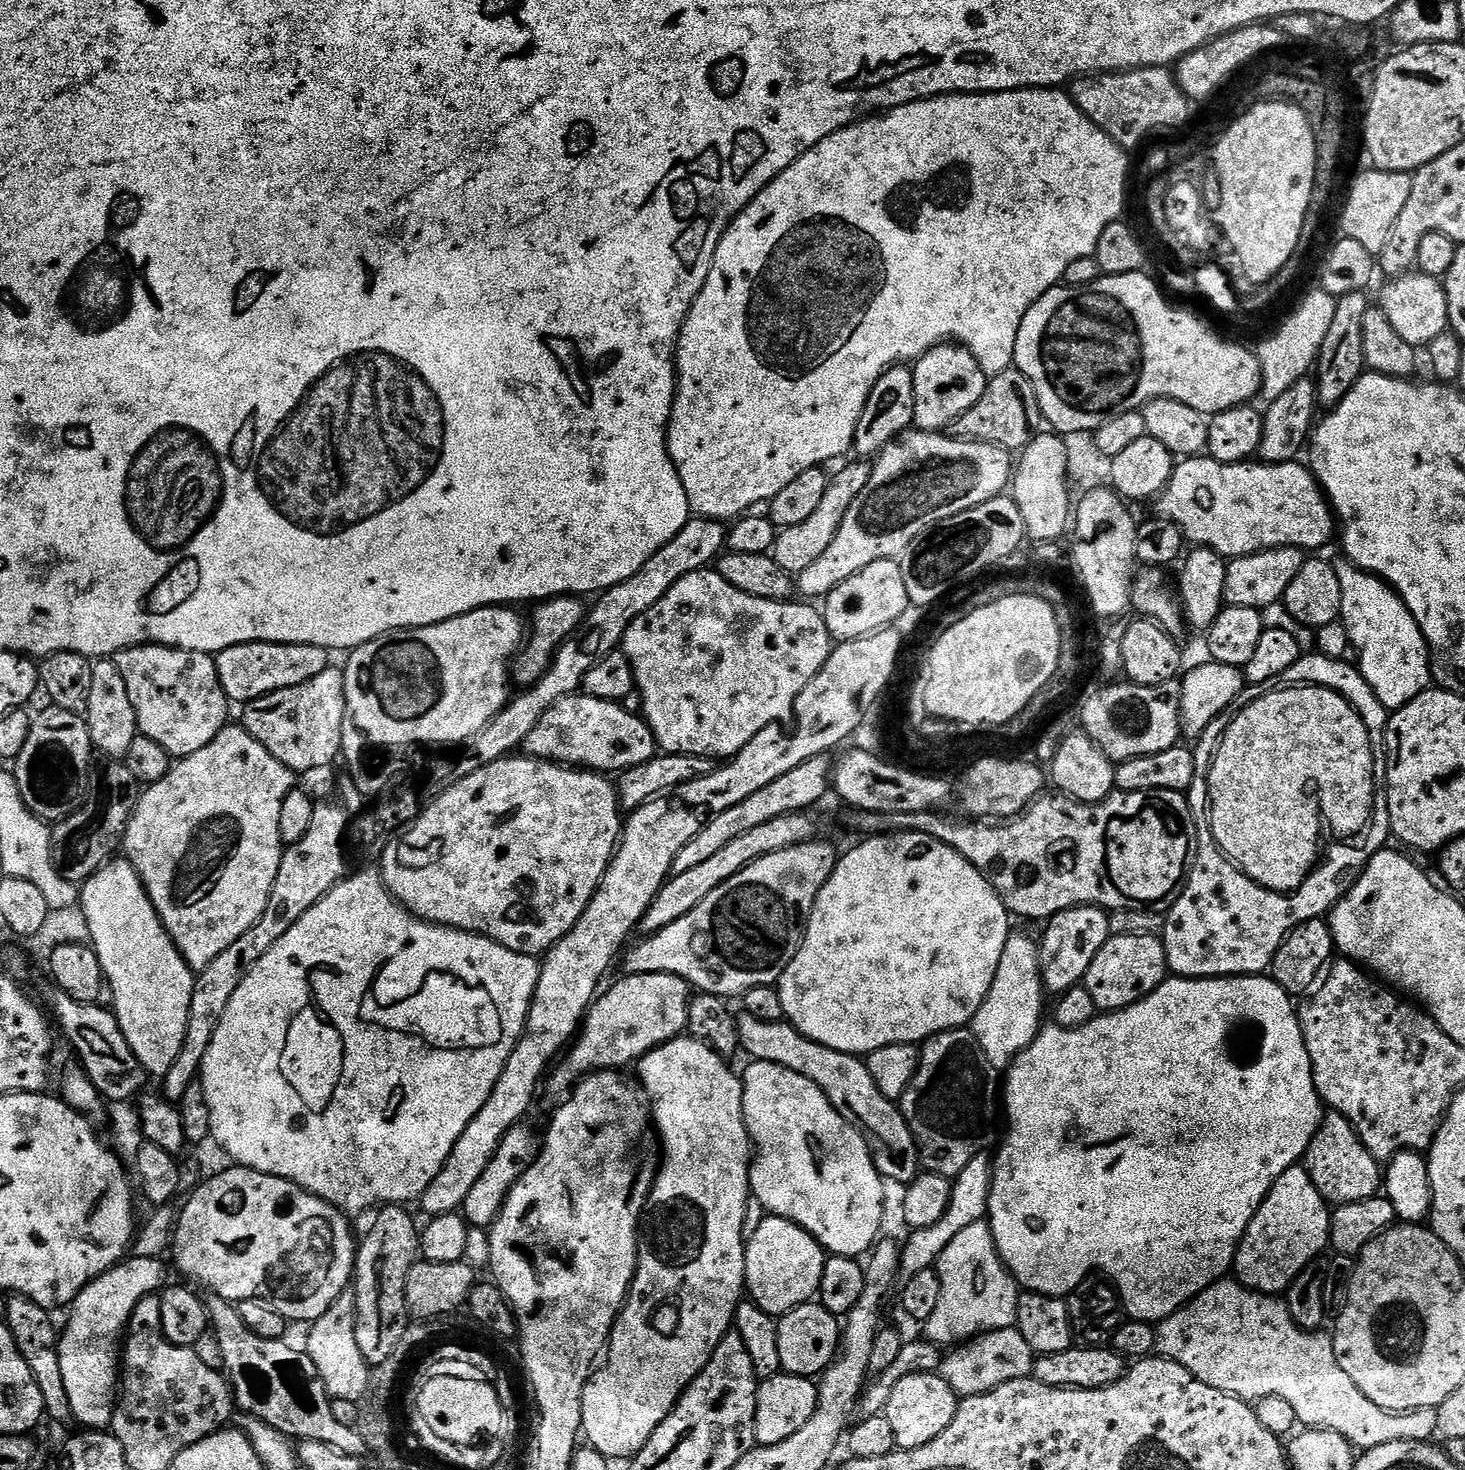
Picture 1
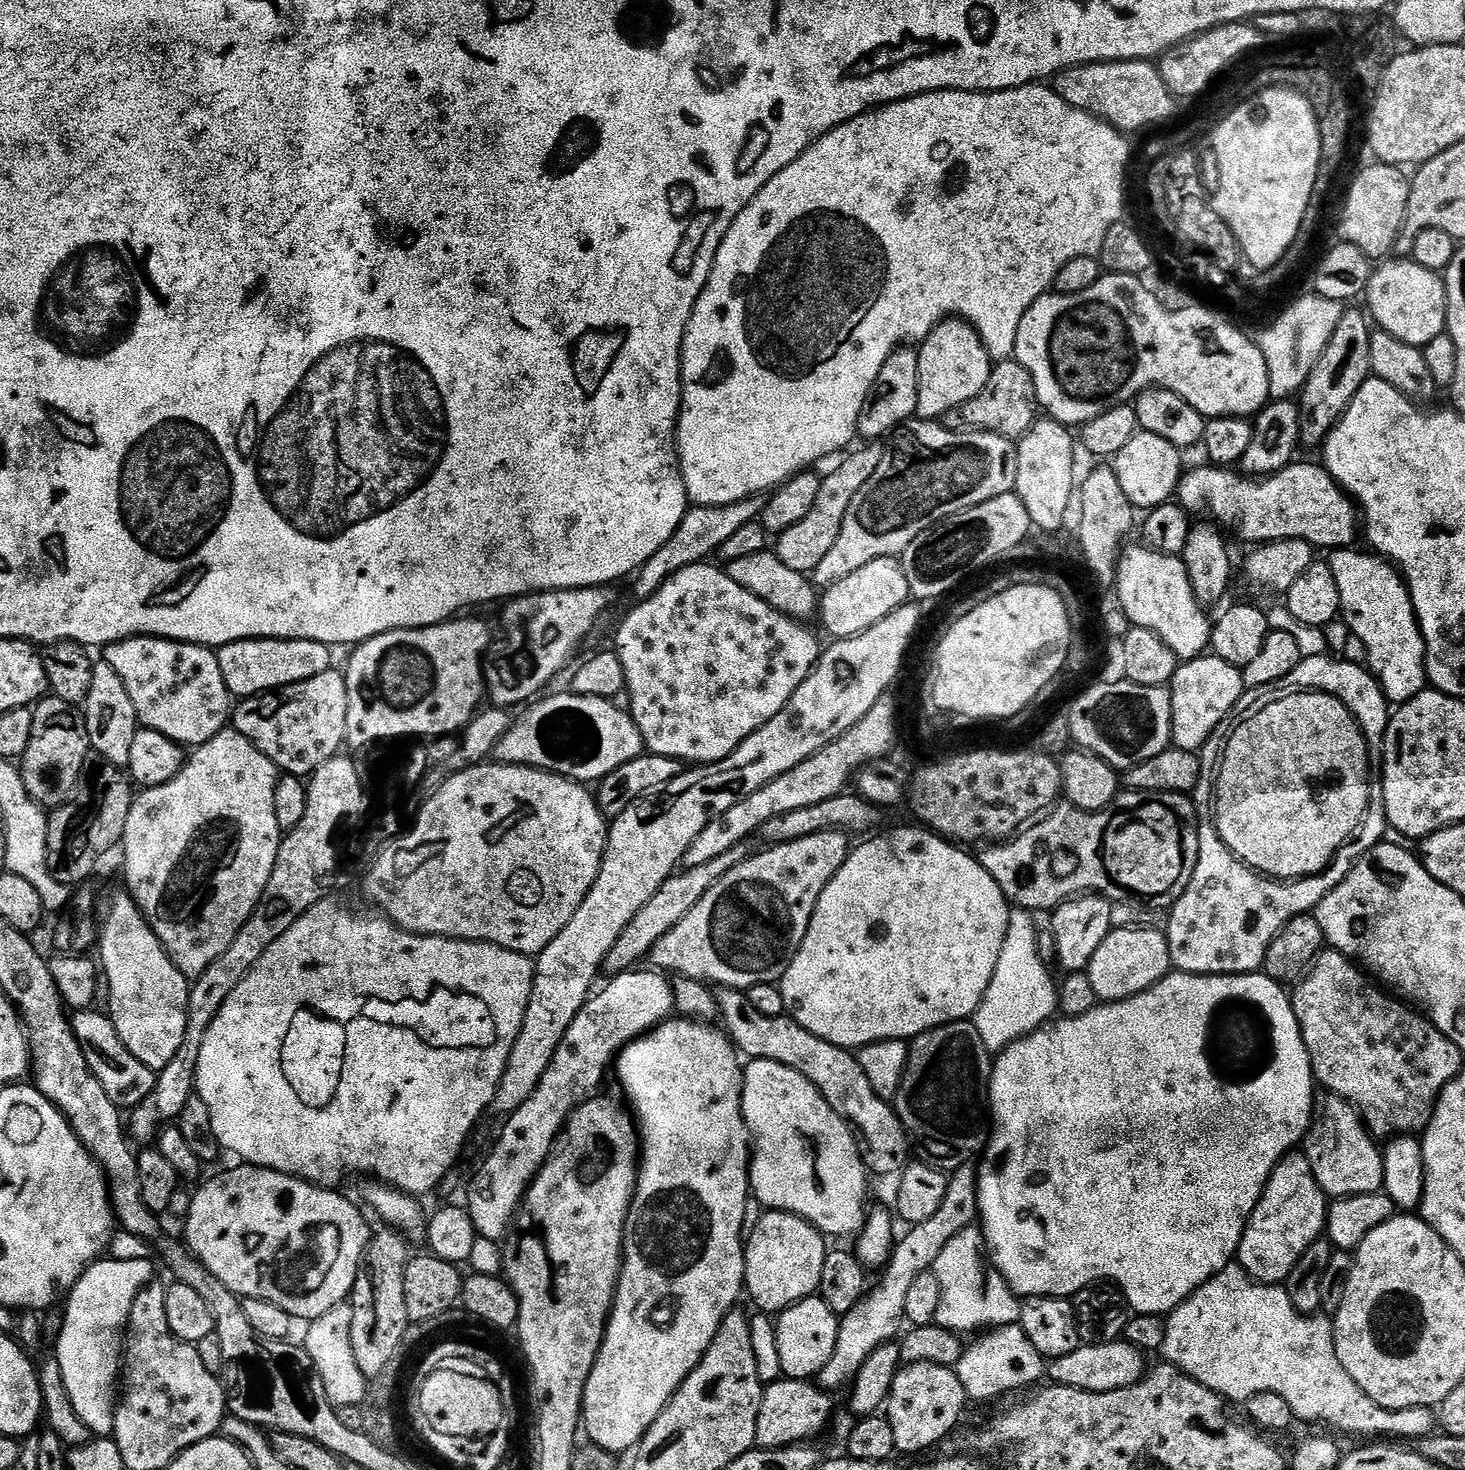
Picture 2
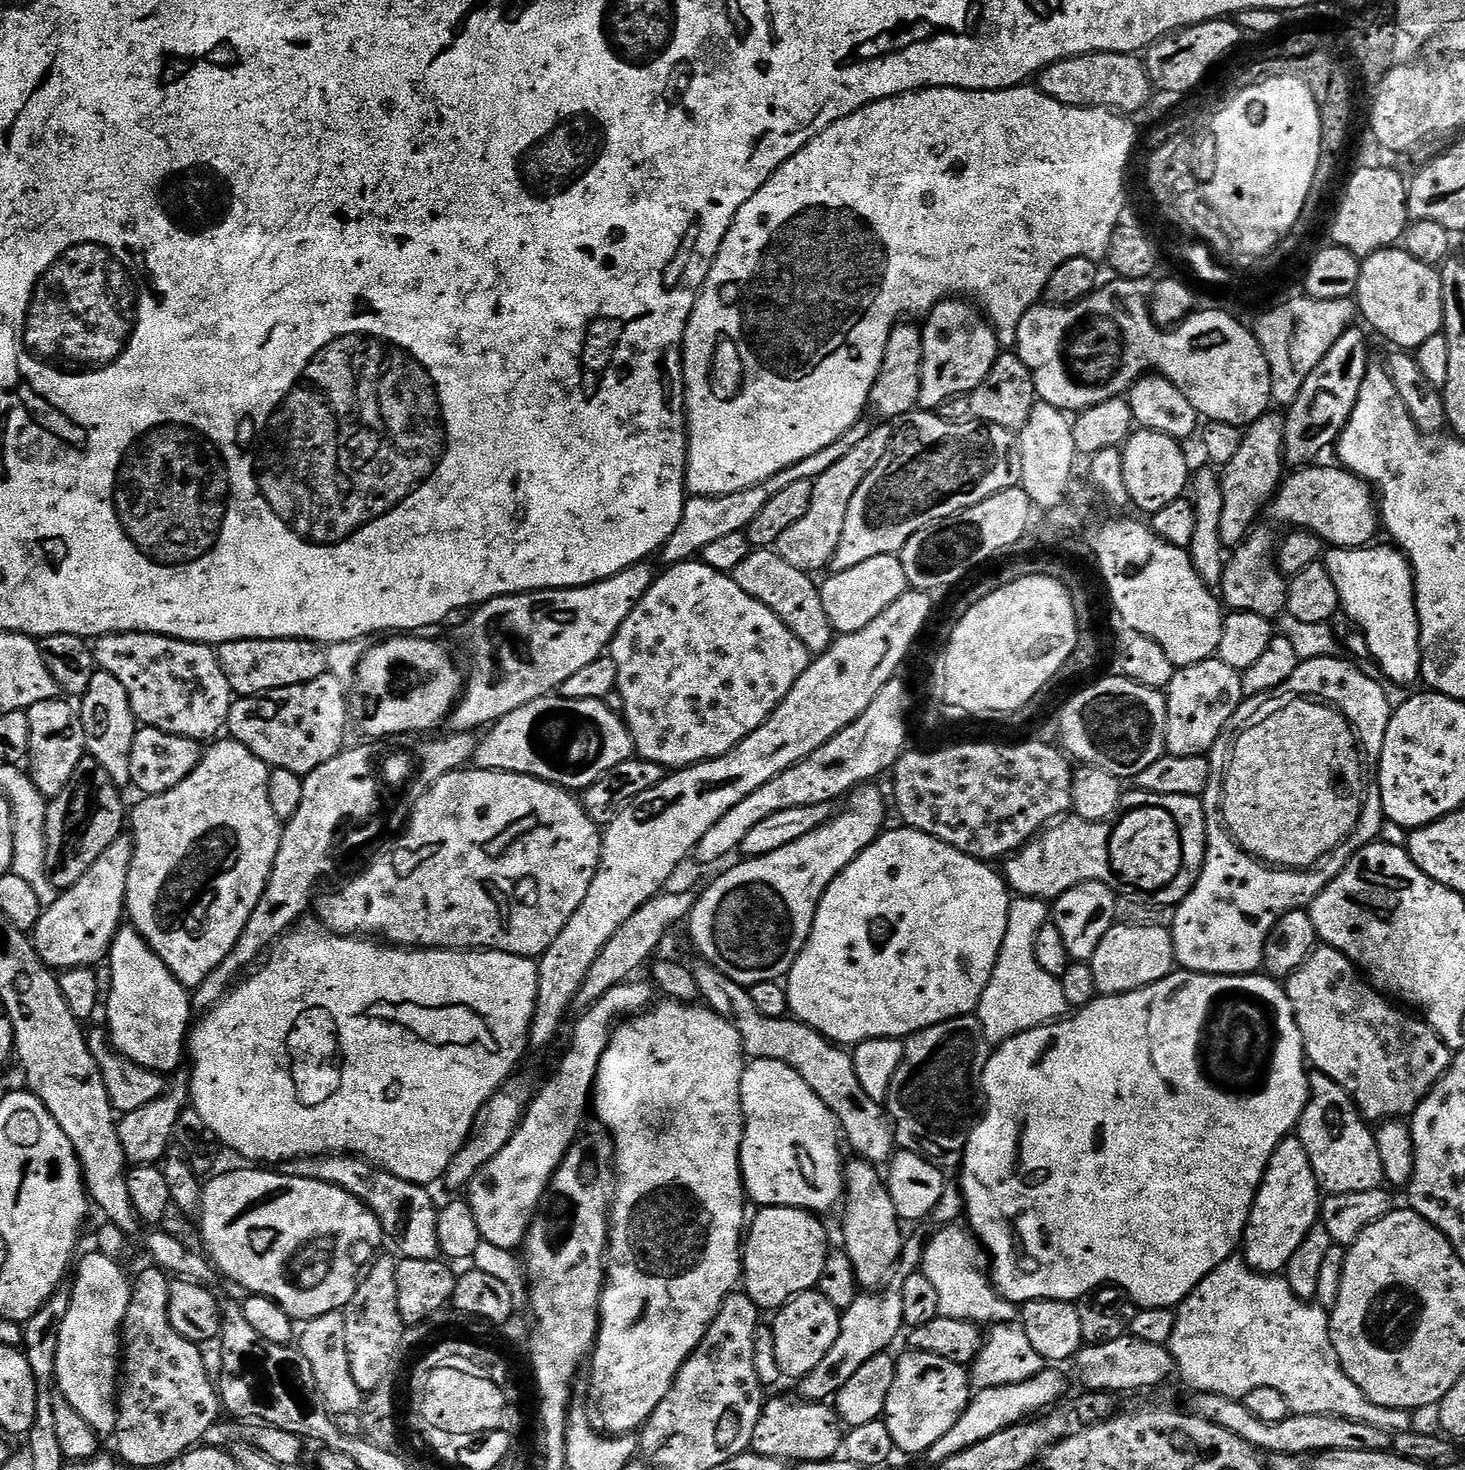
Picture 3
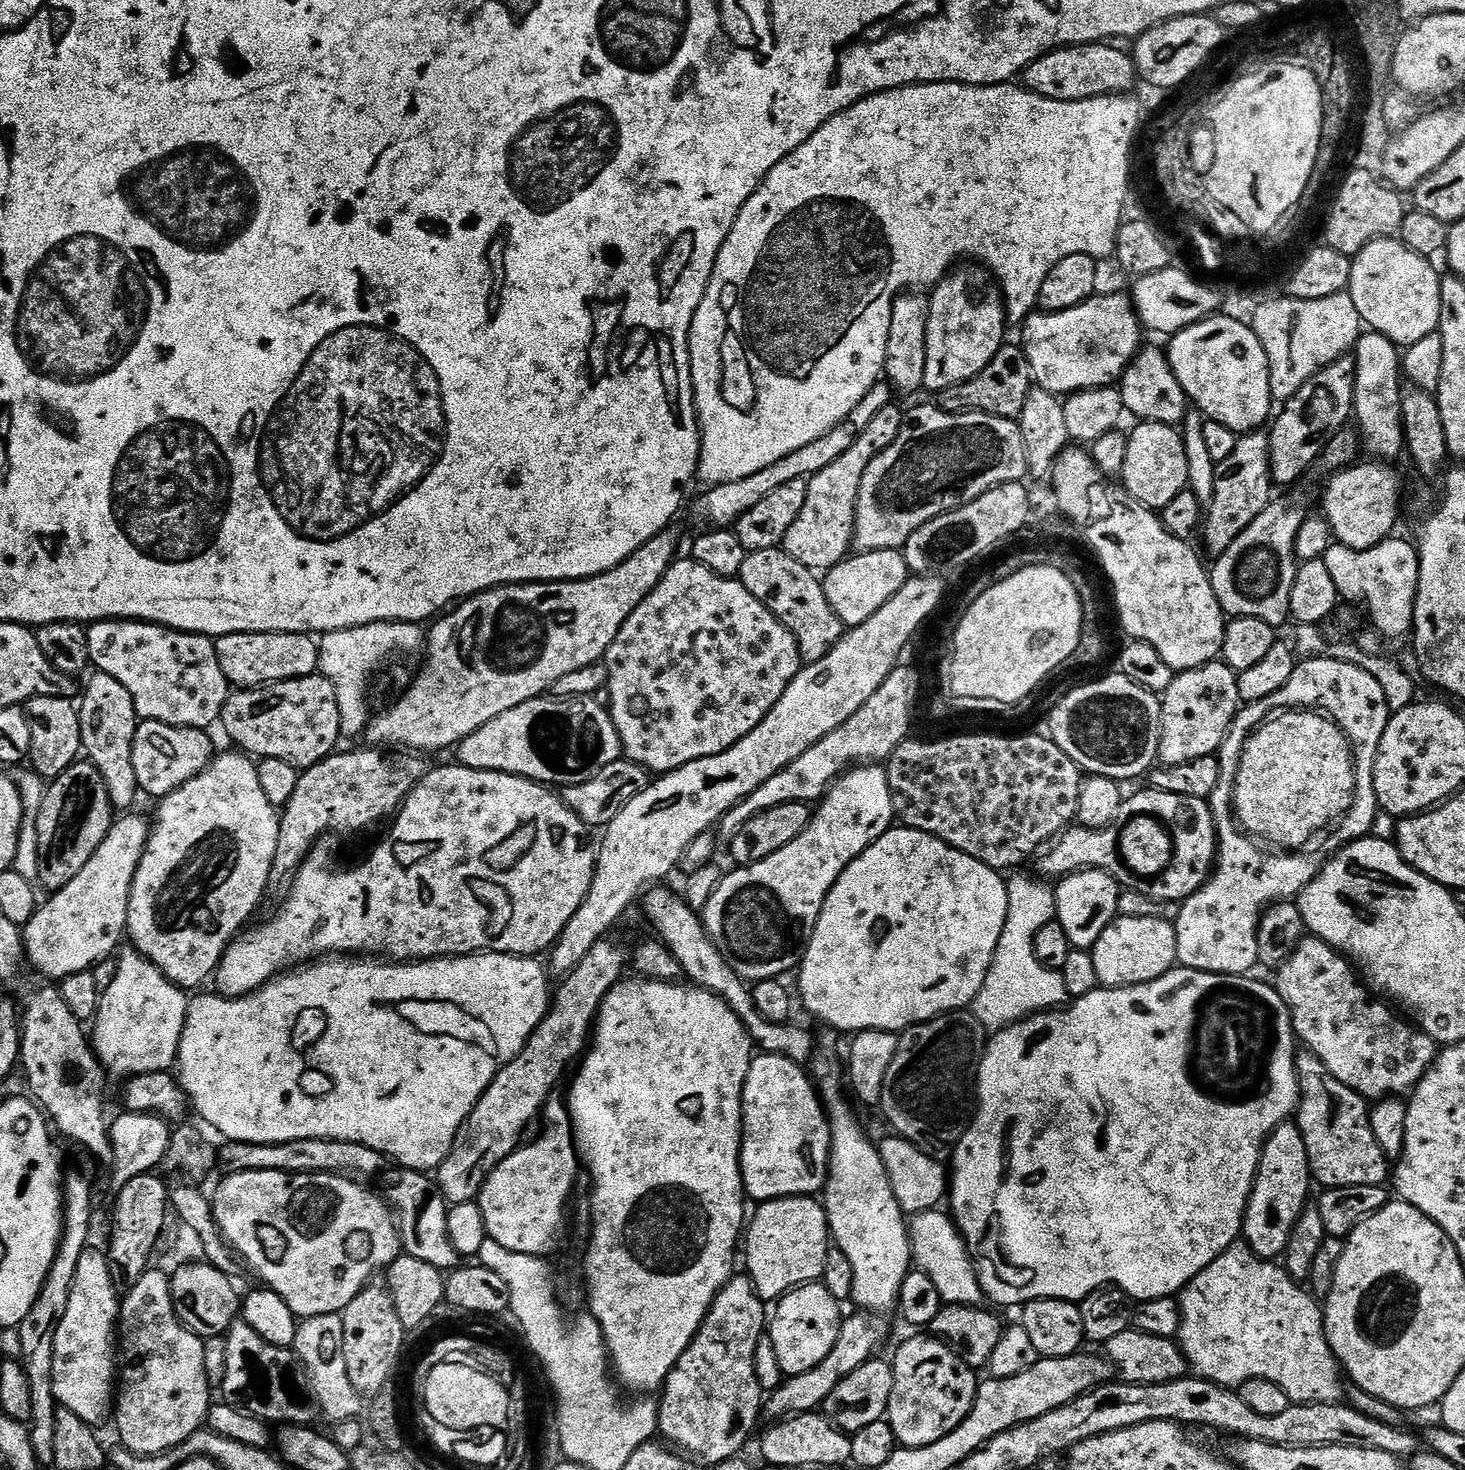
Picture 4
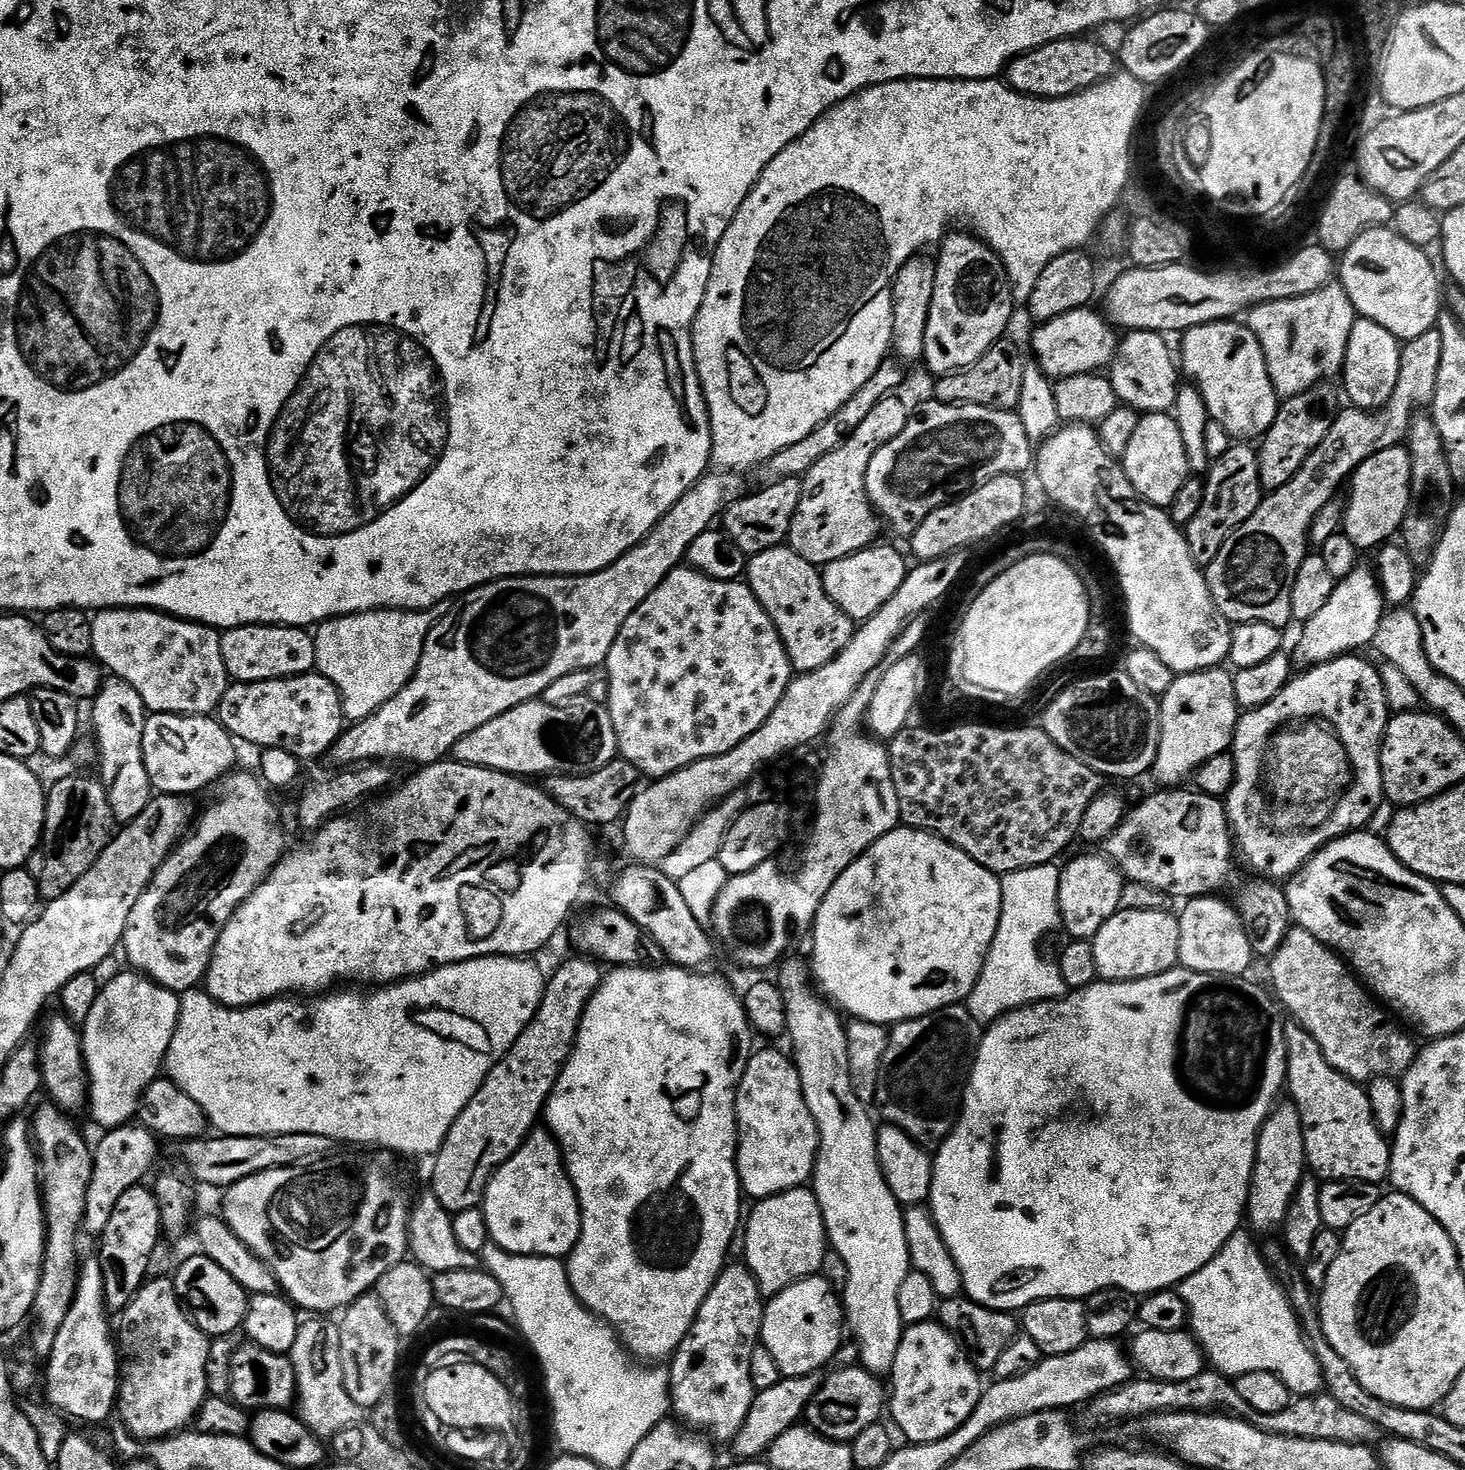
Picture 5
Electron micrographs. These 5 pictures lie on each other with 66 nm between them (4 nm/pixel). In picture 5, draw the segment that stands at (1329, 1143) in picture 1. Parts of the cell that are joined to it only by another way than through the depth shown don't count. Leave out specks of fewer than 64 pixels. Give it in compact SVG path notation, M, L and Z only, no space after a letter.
M1284 1025L1288 1051L1286 1092L1302 1118L1302 1138L1306 1142L1307 1167L1321 1181L1365 1180L1383 1185L1389 1179L1392 1161L1390 1140L1374 1122L1368 1093L1356 1081L1346 1078L1322 1054L1318 1042L1302 1025Z

